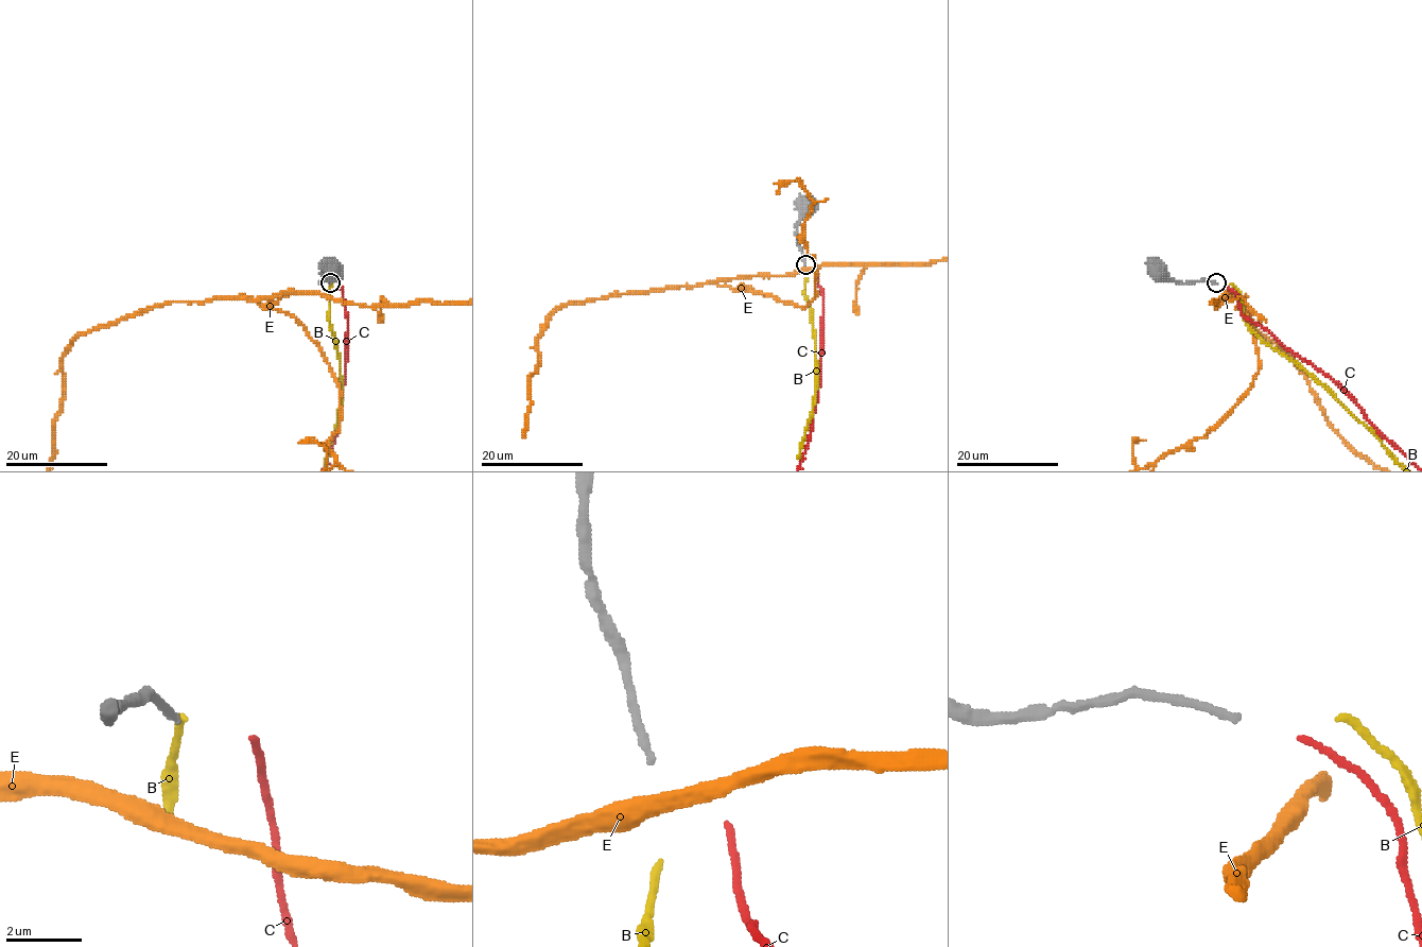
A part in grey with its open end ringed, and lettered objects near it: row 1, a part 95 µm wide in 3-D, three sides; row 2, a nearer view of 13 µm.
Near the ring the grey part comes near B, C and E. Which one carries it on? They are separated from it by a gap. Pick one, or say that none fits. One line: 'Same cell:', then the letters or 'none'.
Same cell: B

